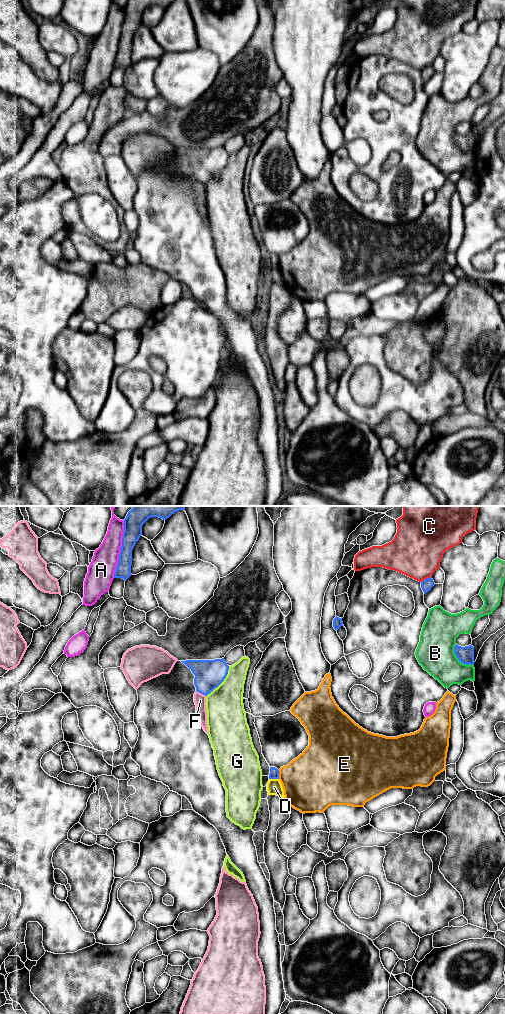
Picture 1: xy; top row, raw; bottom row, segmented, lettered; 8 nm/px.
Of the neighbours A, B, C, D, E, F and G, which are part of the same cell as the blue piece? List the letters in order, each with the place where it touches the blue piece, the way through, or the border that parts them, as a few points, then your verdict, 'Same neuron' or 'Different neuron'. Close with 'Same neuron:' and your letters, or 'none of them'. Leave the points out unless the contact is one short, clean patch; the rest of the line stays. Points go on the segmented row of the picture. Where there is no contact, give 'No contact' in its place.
A: Touches blue at xy (120, 549). Different neuron
B: Touches blue at xy (458, 658). Different neuron
C: Touches blue at xy (427, 578). Different neuron
D: Touches blue at xy (274, 778). Boundary: xy (269, 778), (278, 779). Different neuron
E: Touches blue at xy (278, 774). Different neuron
F: Touches blue at xy (201, 693). Different neuron
G: Touches blue at xy (221, 682). Different neuron
Same neuron: none of them

